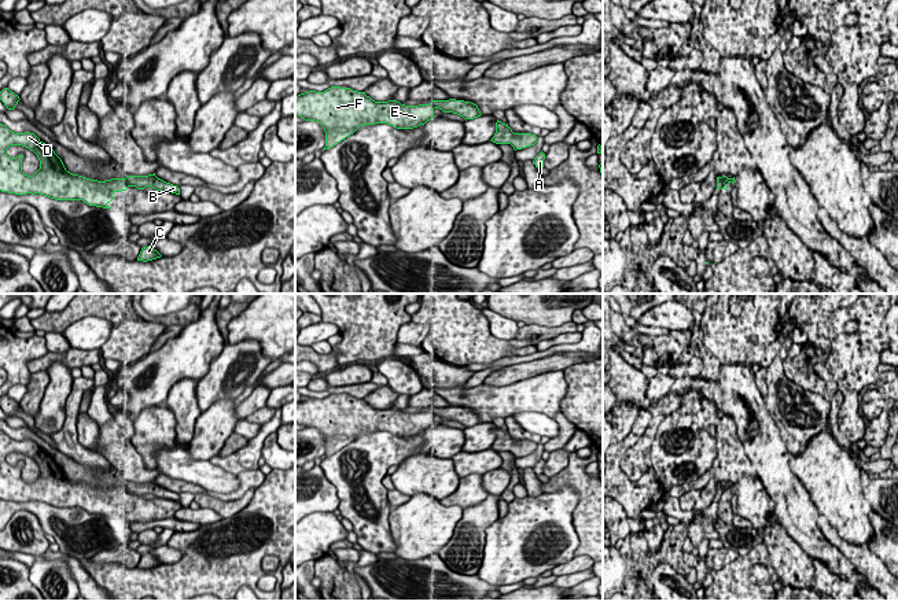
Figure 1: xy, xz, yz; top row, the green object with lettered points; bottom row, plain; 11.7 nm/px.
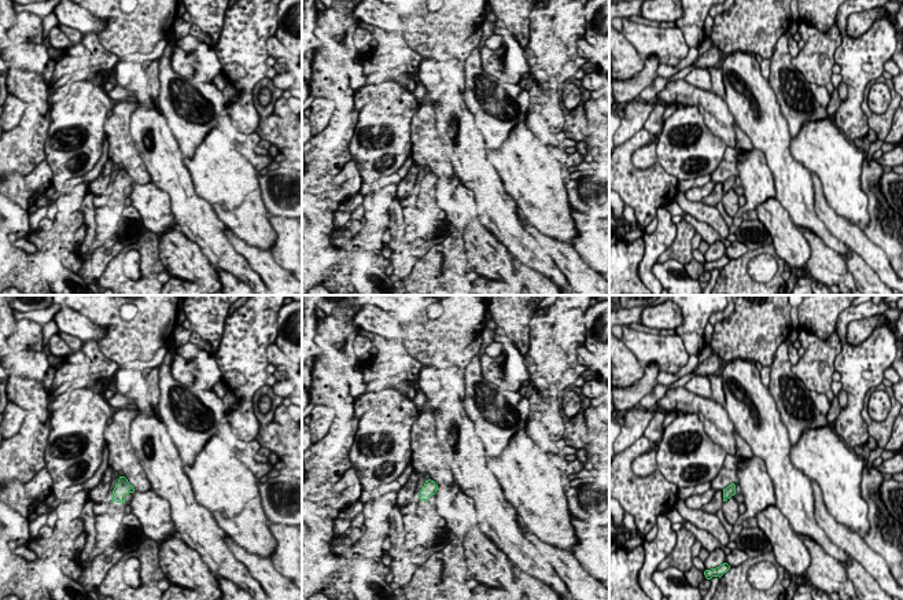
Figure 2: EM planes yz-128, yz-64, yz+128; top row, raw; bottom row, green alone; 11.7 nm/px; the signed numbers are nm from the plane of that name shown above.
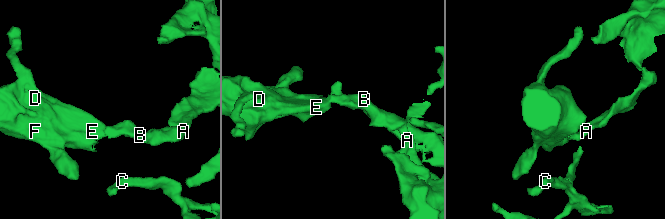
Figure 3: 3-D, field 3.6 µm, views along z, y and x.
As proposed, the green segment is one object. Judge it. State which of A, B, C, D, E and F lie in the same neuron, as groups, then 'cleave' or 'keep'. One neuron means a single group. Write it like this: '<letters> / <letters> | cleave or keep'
A B C / D E F | cleave

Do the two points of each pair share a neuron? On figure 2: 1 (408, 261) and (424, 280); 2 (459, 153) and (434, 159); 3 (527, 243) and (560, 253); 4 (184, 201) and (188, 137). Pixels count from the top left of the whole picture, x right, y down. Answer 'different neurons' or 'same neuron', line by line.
1: different neurons
2: different neurons
3: different neurons
4: different neurons

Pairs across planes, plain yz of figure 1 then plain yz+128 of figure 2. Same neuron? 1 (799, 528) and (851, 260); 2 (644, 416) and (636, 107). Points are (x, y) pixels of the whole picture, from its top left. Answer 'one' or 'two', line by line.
1: two
2: two

